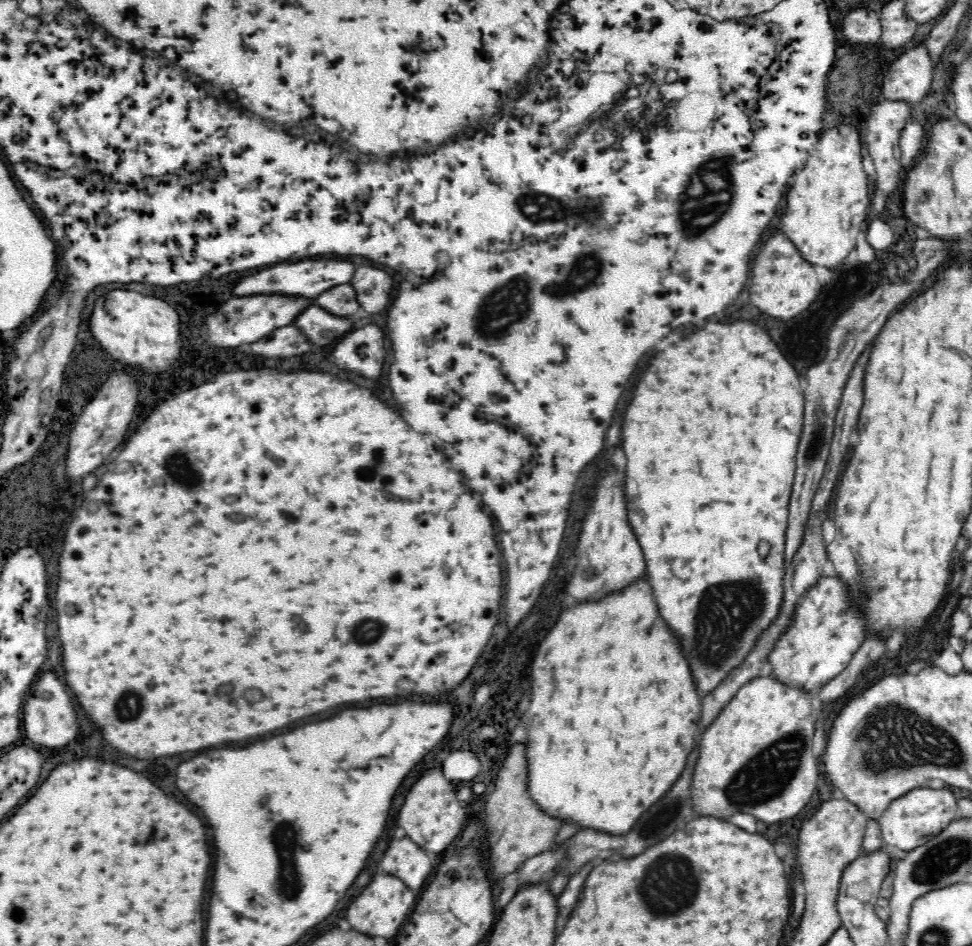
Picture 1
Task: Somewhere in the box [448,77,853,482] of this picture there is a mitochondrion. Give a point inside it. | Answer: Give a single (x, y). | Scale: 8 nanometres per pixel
(586, 268)

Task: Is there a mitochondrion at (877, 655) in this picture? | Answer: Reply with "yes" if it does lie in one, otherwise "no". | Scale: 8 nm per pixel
no

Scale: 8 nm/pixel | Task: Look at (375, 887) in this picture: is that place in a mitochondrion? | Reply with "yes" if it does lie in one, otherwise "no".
no

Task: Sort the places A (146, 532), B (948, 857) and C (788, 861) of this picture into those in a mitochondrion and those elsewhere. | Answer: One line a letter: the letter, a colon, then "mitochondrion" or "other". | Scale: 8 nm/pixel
A: other
B: mitochondrion
C: other

